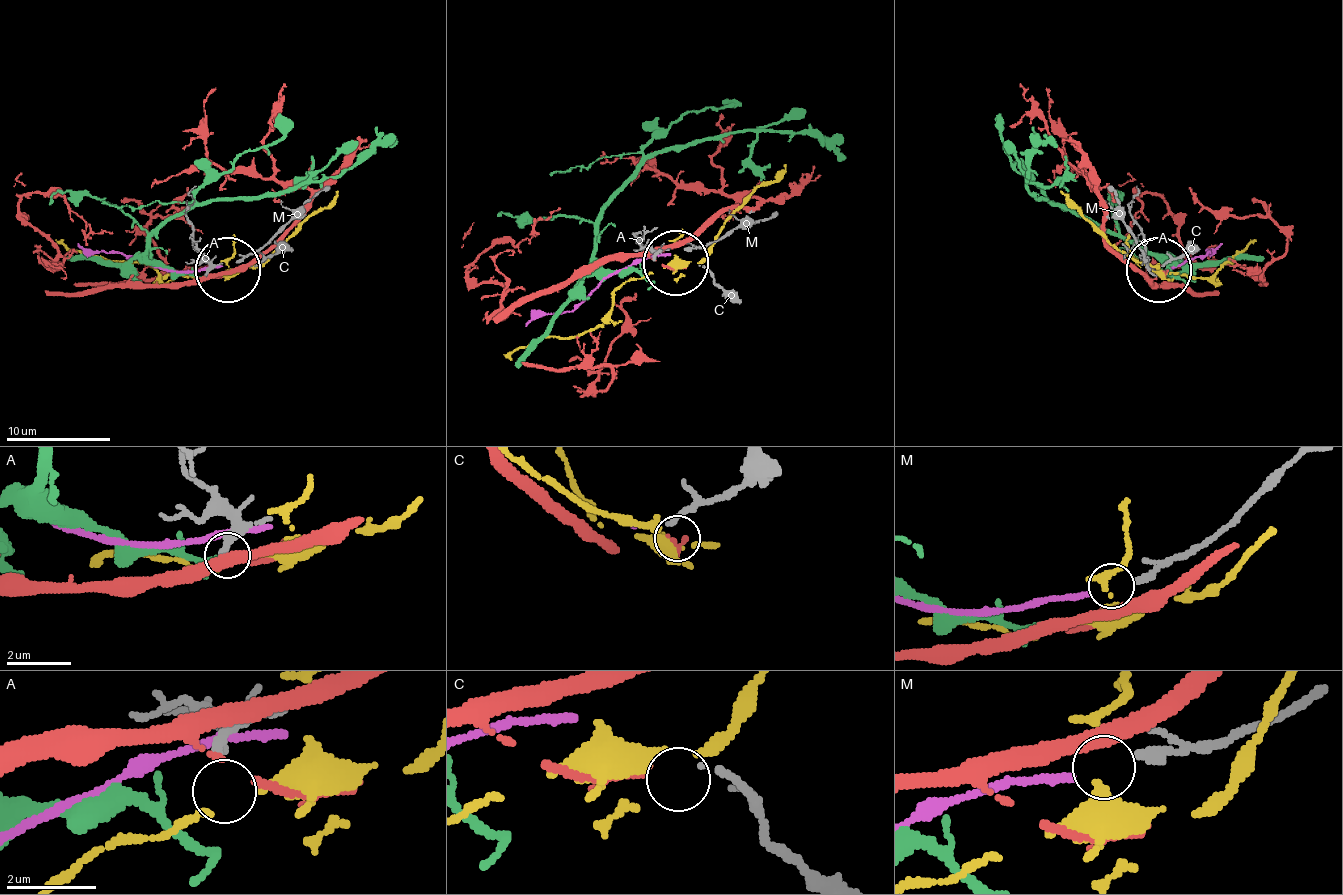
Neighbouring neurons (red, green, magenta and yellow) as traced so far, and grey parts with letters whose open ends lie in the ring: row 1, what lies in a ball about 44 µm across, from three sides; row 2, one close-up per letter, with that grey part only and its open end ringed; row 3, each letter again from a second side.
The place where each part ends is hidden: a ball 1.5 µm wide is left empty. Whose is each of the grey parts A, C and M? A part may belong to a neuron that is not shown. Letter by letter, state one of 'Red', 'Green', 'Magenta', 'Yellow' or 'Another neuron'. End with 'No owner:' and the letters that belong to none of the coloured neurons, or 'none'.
A: Another neuron
C: Red
M: Magenta
No owner: A

